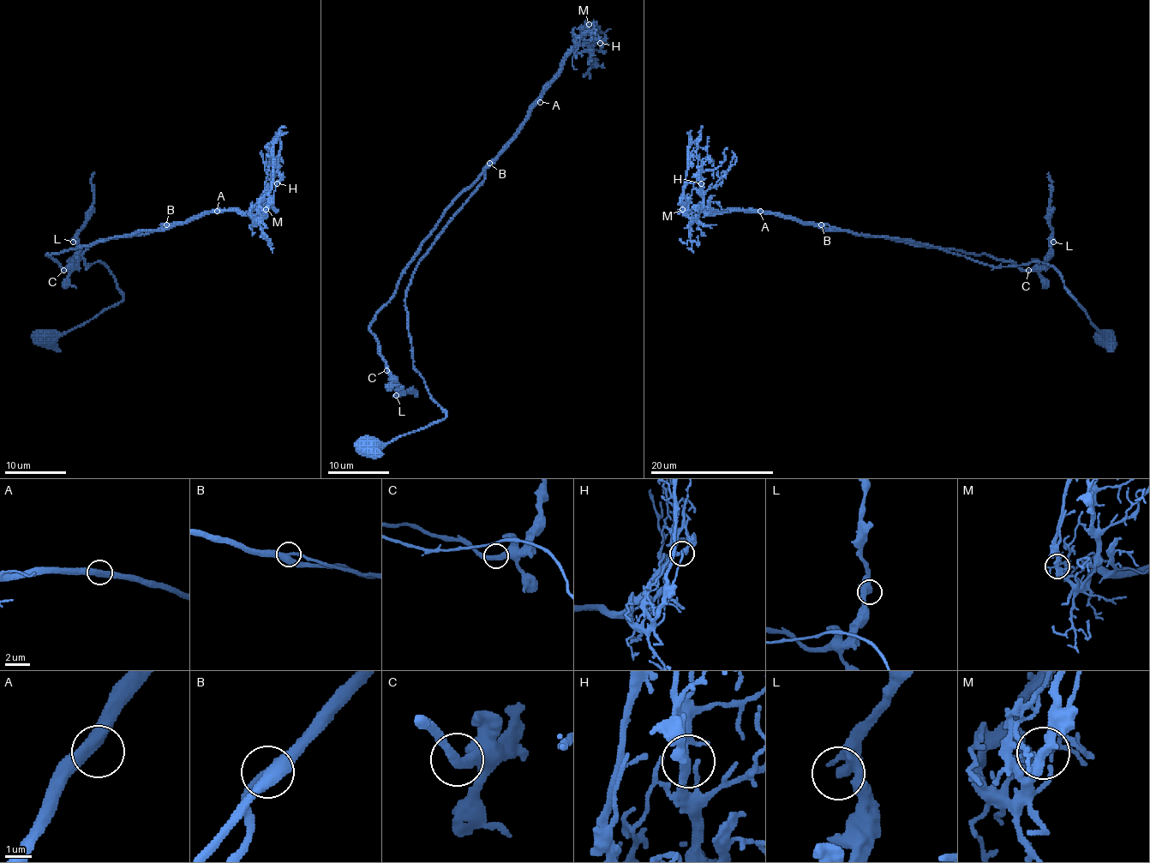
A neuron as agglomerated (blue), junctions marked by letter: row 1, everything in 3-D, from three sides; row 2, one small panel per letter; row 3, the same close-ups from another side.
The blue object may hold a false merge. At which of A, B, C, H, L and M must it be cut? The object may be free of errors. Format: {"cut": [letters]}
{"cut": []}

